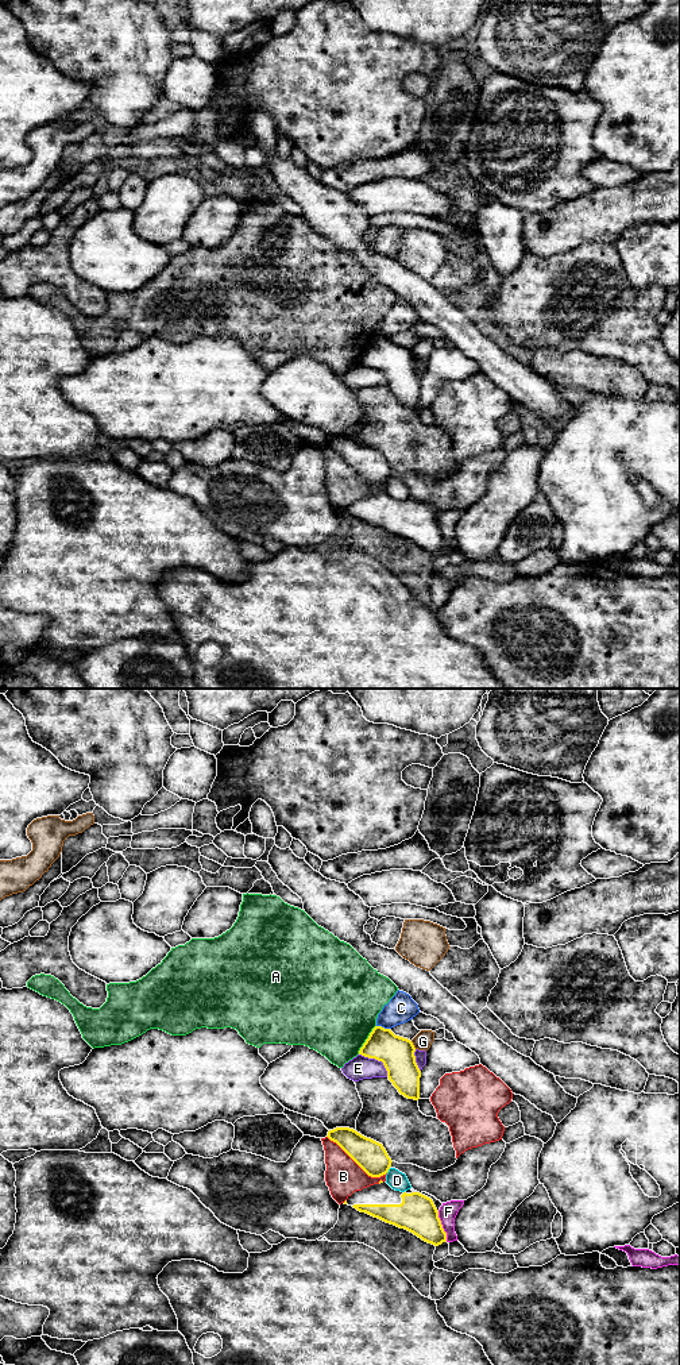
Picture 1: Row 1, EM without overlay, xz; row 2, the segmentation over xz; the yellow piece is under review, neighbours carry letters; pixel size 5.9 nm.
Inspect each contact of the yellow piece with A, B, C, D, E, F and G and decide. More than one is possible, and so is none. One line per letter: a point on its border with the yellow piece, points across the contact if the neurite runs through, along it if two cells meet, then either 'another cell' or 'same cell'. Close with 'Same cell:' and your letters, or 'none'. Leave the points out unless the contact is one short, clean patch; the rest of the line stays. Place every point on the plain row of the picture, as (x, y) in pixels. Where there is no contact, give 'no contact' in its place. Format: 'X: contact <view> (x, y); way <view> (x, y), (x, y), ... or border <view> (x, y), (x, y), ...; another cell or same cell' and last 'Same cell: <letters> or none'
A: contact xz (366, 349); border xz (375, 334), (358, 362); another cell
B: contact xz (355, 470); another cell
C: contact xz (383, 336); another cell
D: contact xz (387, 479); border xz (390, 477), (386, 481); another cell
E: contact xz (378, 369); another cell
F: contact xz (441, 535); another cell
G: contact xz (413, 354); another cell
Same cell: none

